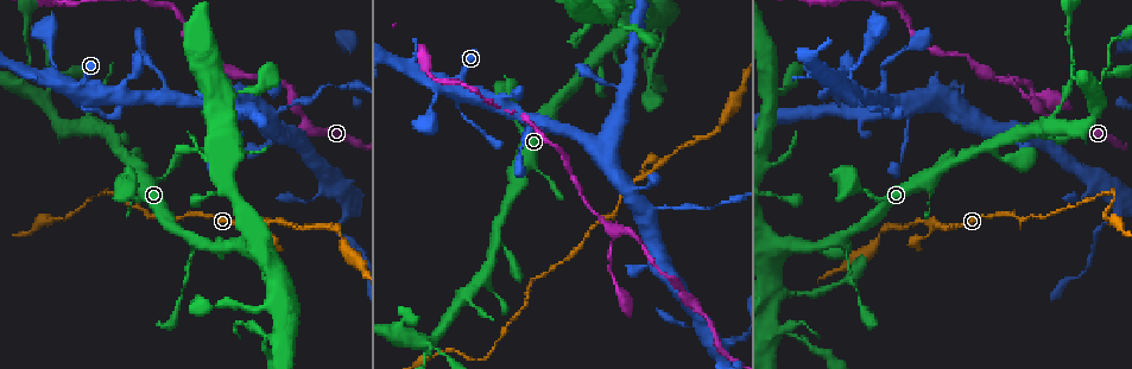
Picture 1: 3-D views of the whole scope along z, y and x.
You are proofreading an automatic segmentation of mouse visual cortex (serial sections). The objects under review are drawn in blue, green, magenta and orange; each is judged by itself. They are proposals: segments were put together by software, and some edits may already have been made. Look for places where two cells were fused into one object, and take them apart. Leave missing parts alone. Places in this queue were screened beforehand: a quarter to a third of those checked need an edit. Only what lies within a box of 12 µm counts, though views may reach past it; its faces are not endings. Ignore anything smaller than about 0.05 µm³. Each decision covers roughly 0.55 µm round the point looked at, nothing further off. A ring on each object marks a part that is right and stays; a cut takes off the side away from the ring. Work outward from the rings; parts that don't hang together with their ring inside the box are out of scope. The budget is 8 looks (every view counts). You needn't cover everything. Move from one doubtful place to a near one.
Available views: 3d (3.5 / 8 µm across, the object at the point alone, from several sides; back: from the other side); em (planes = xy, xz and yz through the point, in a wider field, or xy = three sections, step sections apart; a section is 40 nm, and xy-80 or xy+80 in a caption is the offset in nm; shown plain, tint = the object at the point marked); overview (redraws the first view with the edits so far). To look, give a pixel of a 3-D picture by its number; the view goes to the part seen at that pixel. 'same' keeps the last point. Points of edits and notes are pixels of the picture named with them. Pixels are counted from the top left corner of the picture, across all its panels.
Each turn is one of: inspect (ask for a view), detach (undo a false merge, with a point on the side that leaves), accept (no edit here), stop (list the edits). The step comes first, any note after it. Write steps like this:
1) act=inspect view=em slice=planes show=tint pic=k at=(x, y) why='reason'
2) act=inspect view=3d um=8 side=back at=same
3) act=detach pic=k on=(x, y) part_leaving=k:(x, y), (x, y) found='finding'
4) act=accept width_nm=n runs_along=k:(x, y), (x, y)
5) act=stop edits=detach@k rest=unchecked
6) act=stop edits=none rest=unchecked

act=inspect view=3d um=8 side=back pic=1 at=(933, 225) why='a fork'

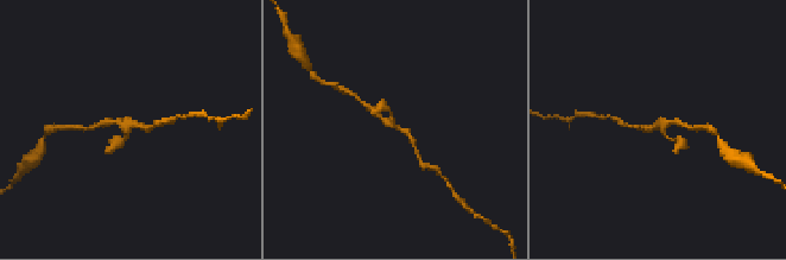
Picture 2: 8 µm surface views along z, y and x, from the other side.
act=inspect view=em slice=xy step=2 show=tint pic=2 at=(130, 126) why='now the EM'

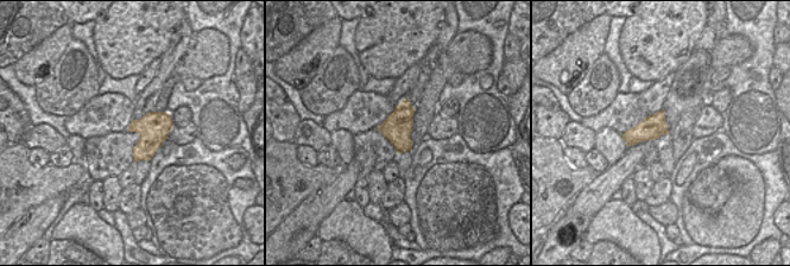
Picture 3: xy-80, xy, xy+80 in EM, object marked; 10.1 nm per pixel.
act=accept runs_along=2:(417, 152), (403, 130), (367, 107) found='all the same cell'

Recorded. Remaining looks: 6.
act=inspect view=3d um=8 pic=1 at=(603, 154) why='four-way junction'

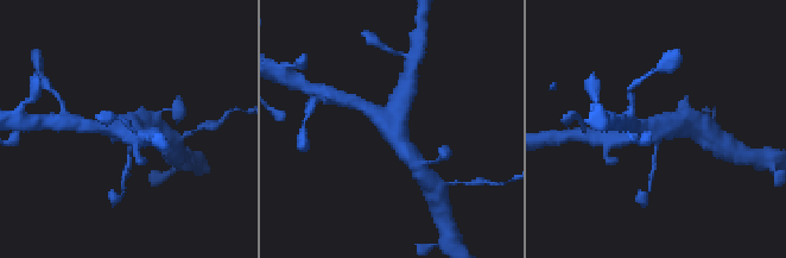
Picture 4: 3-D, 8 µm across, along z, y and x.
act=inspect view=3d um=3.5 side=back pic=4 at=(122, 127) why='zoom in'

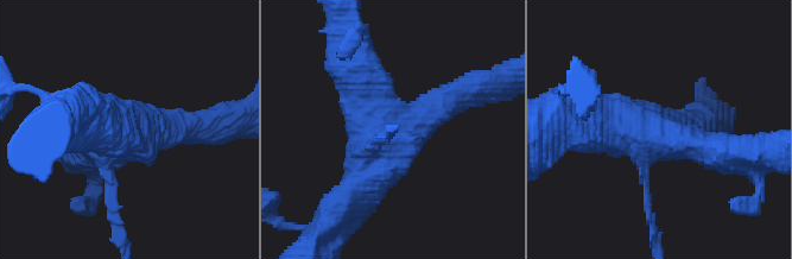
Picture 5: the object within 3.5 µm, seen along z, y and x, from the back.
act=accept arm_widths_nm=150,400,450,600 runs_along=5:(471, 87), (398, 138), (359, 196) found='all the same cell'

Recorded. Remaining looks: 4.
act=inspect view=em slice=planes show=tint pic=1 at=(839, 238) why='three arms meet'

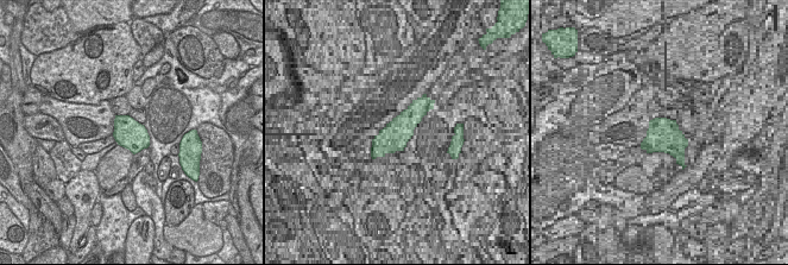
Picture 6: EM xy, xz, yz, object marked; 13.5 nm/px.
act=inspect view=3d um=3.5 at=same

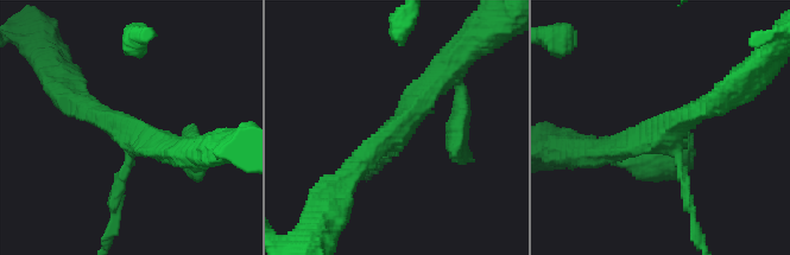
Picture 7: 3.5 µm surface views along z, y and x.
act=accept arm_widths_nm=150,300,300 found='all the same cell'

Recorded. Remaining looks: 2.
act=stop edits=none rest=unchecked

